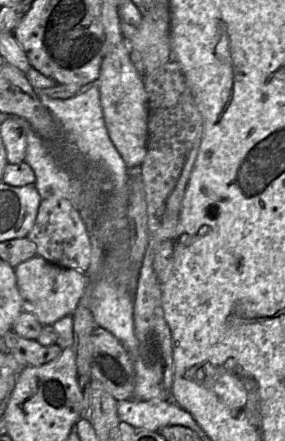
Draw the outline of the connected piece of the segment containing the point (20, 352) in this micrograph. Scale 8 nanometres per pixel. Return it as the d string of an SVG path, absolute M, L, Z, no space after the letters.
M10 330L3 336L7 351L21 366L40 366L57 358L62 348L57 344L43 346L36 340L26 339Z

